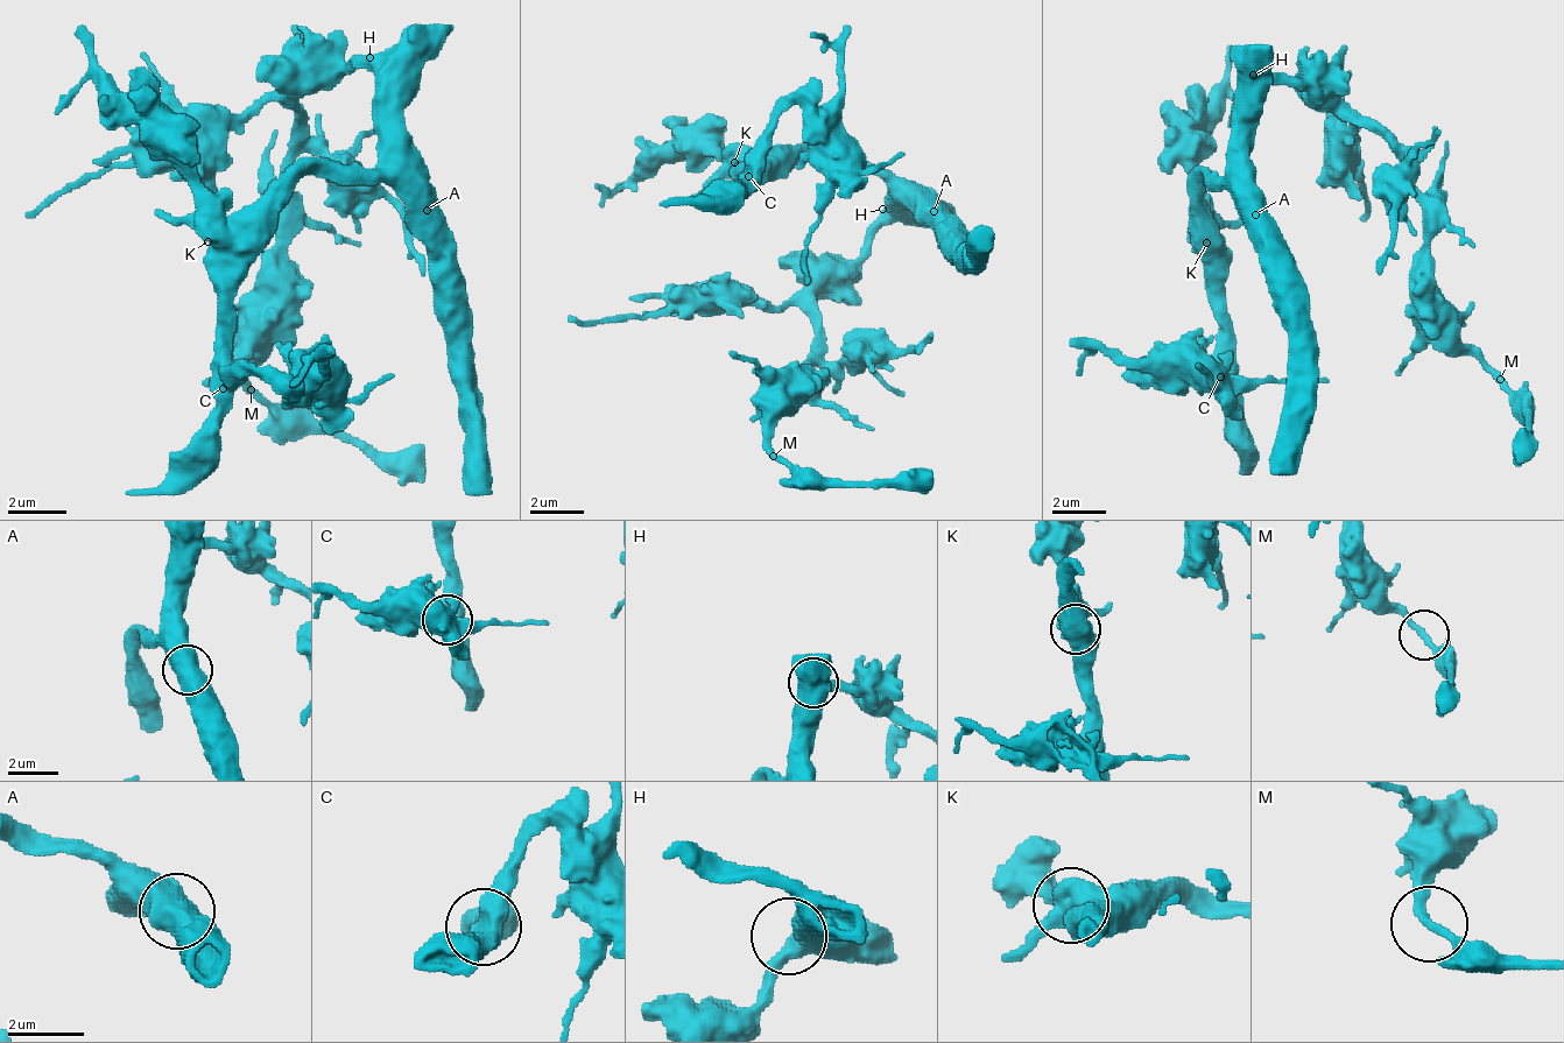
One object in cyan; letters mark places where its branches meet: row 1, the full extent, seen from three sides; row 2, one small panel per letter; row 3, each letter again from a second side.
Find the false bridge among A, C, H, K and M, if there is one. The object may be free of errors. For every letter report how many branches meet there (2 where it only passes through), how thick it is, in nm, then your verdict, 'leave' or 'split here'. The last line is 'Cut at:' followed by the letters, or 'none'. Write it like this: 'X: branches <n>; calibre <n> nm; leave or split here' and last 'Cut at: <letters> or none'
A: branches 2; calibre 800 nm; leave
C: branches 3; calibre 500 nm; leave
H: branches 2; calibre 500 nm; leave
K: branches 1; calibre 900 nm; leave
M: branches 2; calibre 240 nm; leave
Cut at: none

